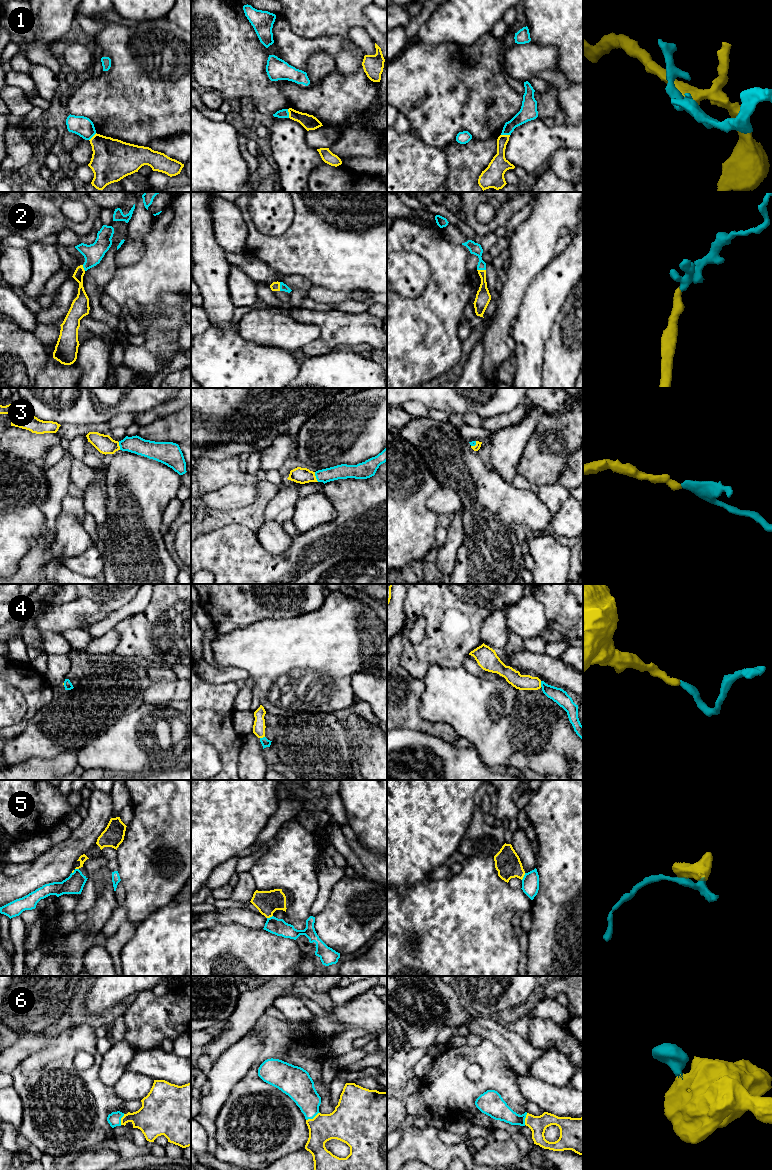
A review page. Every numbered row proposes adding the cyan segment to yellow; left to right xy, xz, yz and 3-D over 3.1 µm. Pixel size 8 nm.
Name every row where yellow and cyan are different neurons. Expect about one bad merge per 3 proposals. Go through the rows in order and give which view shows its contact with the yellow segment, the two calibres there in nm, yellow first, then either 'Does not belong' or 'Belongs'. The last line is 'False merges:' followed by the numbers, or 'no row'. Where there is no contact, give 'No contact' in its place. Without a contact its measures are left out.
1: Touches yellow in xz. Thickness 120 nm (yellow) against 70 nm. Does not belong
2: Touches yellow in xz. Thickness 80 nm (yellow) against 60 nm. Belongs
3: Touches yellow in xz. Thickness 130 nm (yellow) against 120 nm. Belongs
4: Touches yellow in yz. Thickness 130 nm (yellow) against 120 nm. Belongs
5: Touches yellow in xy. Thickness 60 nm (yellow) against 150 nm. Does not belong
6: Touches yellow in xz. Thickness 260 nm (yellow) against 220 nm. Belongs
False merges: 1, 5

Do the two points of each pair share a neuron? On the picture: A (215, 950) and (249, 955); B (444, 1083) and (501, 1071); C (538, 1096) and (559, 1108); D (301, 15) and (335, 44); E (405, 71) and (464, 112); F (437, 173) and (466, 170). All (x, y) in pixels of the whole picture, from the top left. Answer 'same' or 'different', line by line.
A: same
B: same
C: same
D: different
E: same
F: different

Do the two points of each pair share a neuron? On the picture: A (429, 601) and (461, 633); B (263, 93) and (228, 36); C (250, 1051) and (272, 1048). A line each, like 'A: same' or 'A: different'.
A: same
B: same
C: different

